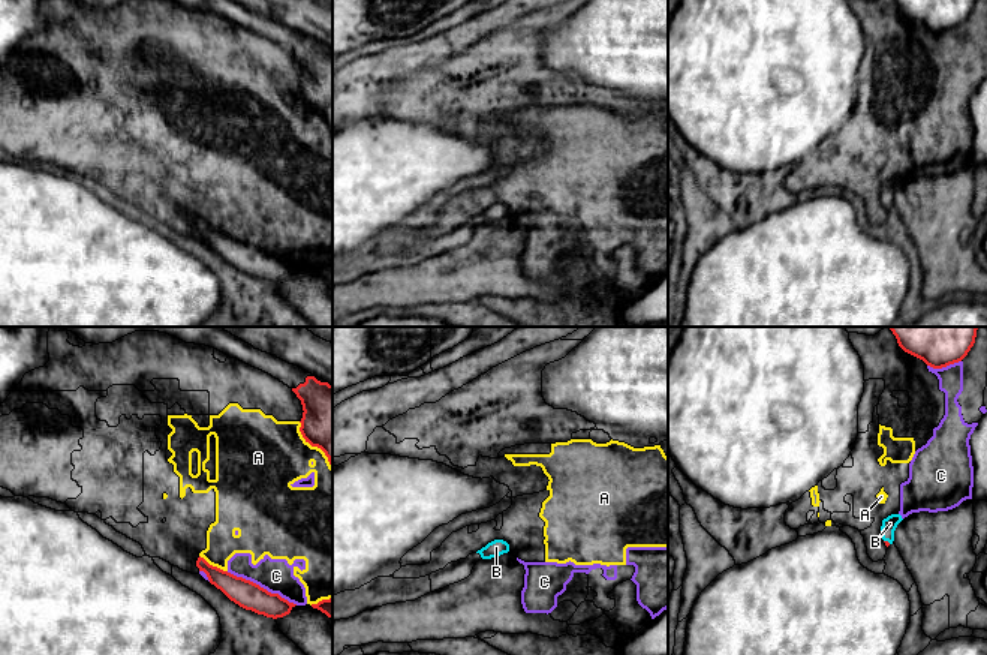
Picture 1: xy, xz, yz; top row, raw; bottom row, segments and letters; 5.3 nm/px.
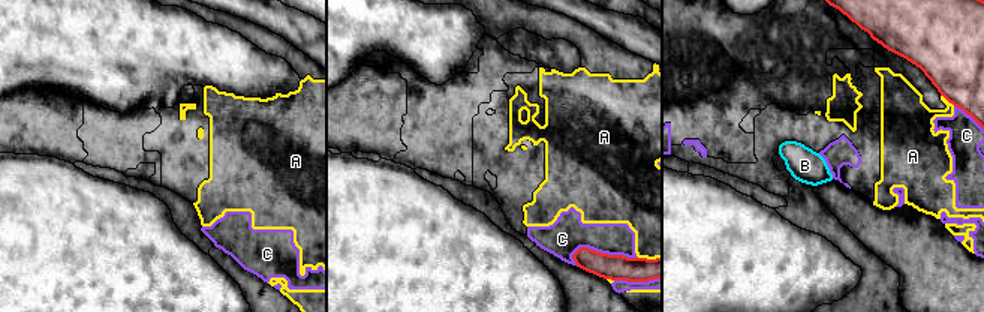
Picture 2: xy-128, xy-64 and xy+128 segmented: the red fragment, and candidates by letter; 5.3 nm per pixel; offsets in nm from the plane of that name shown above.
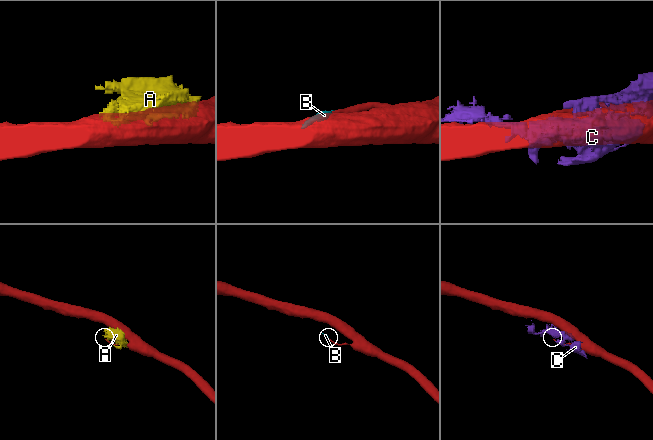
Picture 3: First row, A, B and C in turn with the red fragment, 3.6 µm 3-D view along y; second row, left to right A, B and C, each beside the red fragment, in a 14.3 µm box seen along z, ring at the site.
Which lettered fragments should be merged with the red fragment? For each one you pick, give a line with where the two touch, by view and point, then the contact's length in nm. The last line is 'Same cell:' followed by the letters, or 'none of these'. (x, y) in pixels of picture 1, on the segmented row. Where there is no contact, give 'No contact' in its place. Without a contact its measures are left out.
B: Touches red at yz (887, 541). Shared border 40 nm
Same cell: B

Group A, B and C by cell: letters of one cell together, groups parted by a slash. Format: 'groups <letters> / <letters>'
groups A C / B

